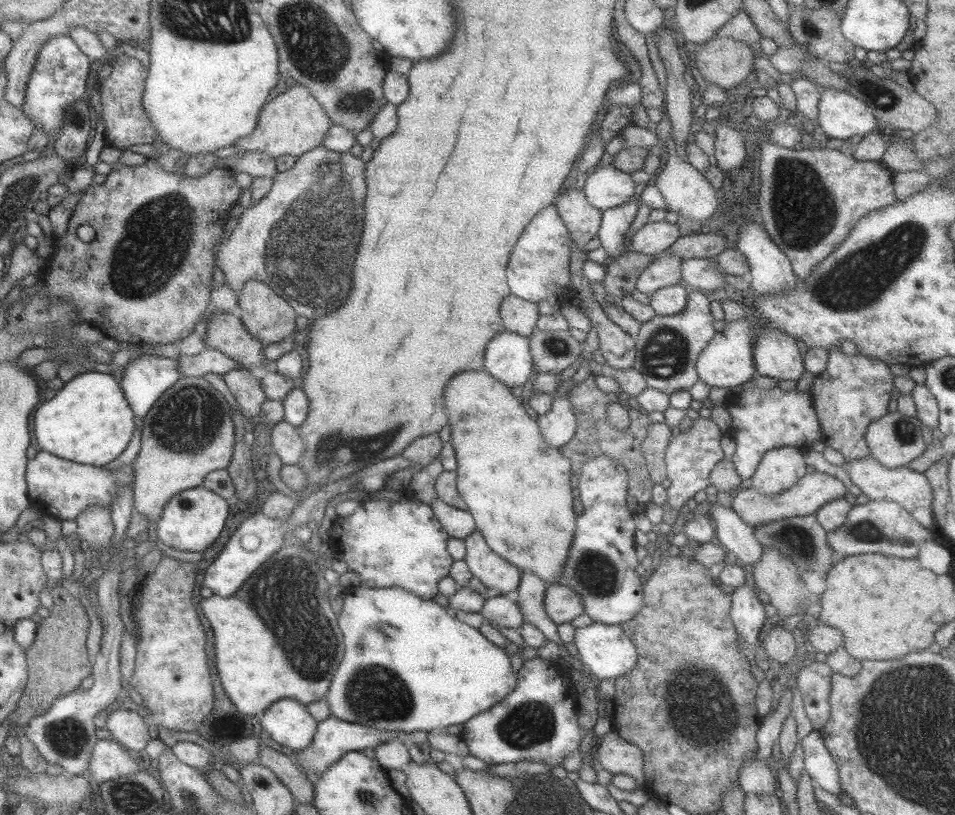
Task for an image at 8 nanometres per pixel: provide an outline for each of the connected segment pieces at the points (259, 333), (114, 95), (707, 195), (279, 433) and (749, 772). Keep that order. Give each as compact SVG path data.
M250 280L240 291L239 304L242 310L240 319L252 337L257 338L263 344L282 342L292 338L293 331L296 331L297 312L284 298L278 297L272 288L264 282Z
M120 53L114 55L112 70L108 78L101 82L101 102L103 104L103 121L107 144L114 148L130 148L134 144L152 144L159 136L151 125L143 107L143 92L147 77L147 68L132 56Z
M673 136L667 138L666 145L665 151L669 154L669 158L662 167L662 170L660 170L655 185L662 193L668 210L674 210L682 218L687 219L690 228L698 228L718 208L717 190L704 177L702 171L699 171L695 166L692 166L692 164L685 161L681 156L678 156L677 144Z
M286 421L275 423L271 430L273 452L278 454L284 465L298 464L305 444L297 431L297 427Z
M744 761L740 768L738 785L747 794L772 794L776 790L776 778L772 775L767 764L762 761Z

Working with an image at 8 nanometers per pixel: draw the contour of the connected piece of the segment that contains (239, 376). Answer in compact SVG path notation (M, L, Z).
M250 369L230 370L223 374L223 379L240 405L241 413L246 418L263 415L261 406L267 402L268 398L261 382L250 373Z

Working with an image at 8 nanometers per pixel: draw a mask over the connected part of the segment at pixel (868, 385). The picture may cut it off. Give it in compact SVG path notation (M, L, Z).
M838 348L829 350L826 370L813 376L810 381L814 410L827 446L841 452L848 461L871 454L865 441L865 432L872 421L889 414L894 377L888 365L879 358L866 357L858 352L847 355Z

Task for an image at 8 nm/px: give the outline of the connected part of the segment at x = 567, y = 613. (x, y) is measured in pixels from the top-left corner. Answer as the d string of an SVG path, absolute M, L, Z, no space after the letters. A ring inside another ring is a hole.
M558 583L547 585L543 603L546 614L556 624L570 623L584 612L581 598L573 589Z

